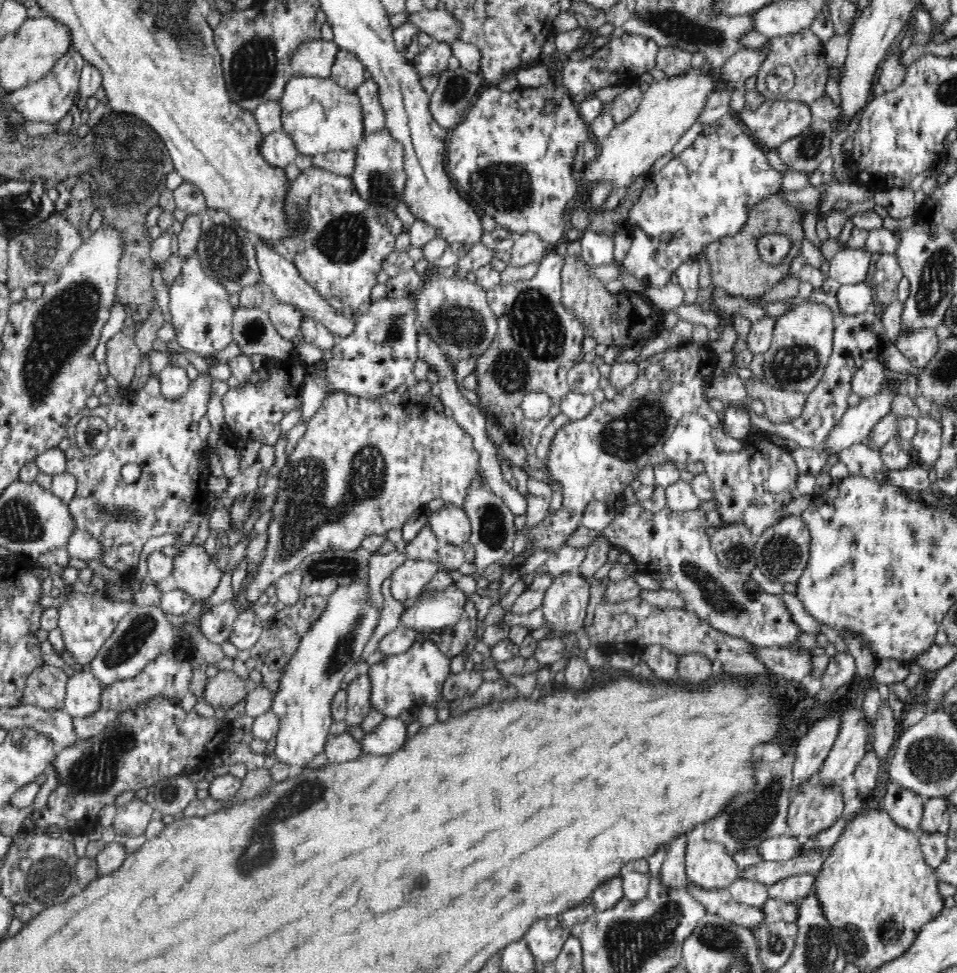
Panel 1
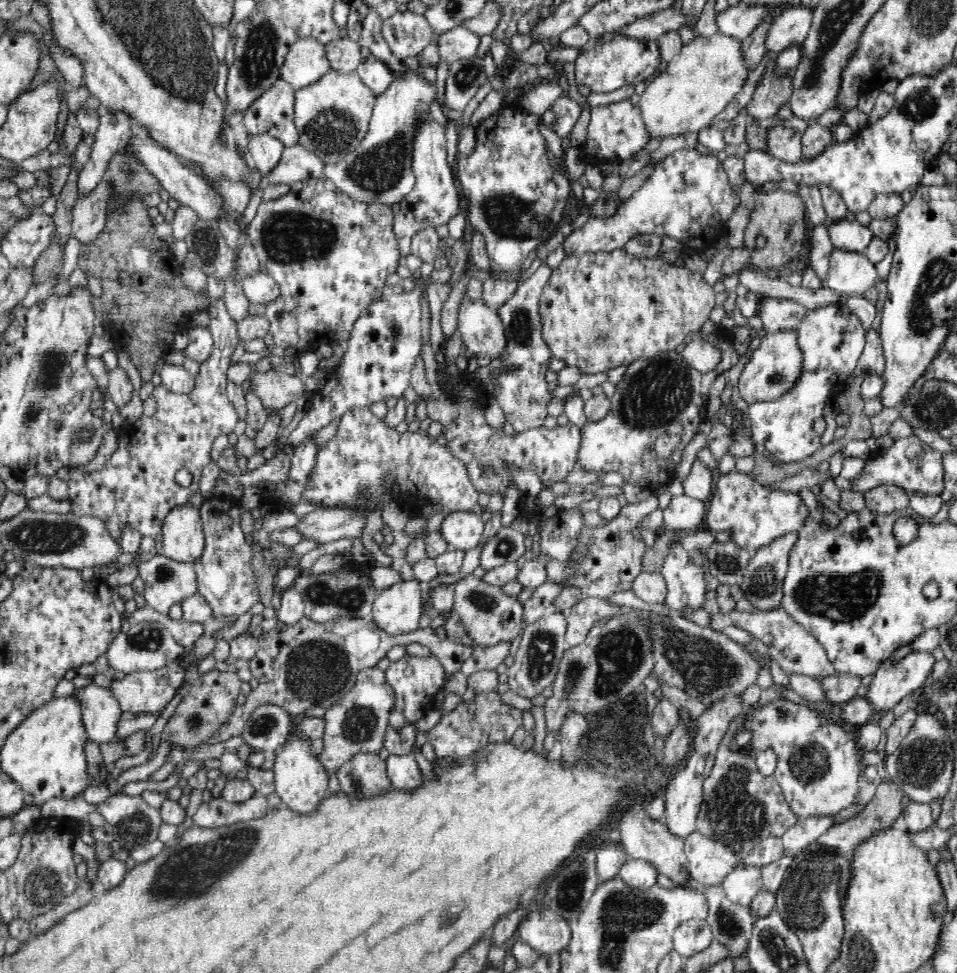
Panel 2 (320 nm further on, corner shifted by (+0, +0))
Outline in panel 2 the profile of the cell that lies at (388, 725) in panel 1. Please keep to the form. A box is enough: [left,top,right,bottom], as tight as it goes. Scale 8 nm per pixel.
[385,752,422,790]

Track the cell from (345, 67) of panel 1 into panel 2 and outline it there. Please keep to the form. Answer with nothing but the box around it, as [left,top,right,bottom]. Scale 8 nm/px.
[325,37,364,74]

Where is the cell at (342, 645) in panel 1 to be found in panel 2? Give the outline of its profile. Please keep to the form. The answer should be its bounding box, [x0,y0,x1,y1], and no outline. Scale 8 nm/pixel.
[274,714,329,813]

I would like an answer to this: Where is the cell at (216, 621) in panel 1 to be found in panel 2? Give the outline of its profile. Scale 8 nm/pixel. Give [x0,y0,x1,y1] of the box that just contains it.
[194,496,259,618]

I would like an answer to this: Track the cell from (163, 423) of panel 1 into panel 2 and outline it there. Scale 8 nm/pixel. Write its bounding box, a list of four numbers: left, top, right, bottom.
[68,300,240,542]

